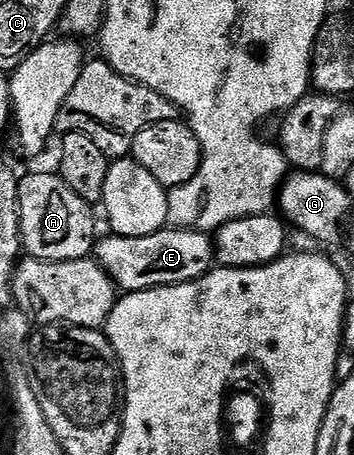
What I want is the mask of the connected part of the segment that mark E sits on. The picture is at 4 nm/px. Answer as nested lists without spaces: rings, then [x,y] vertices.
[[[164,228],[149,236],[121,236],[114,232],[96,241],[93,257],[123,292],[176,286],[205,276],[216,265],[213,242],[198,230]]]

